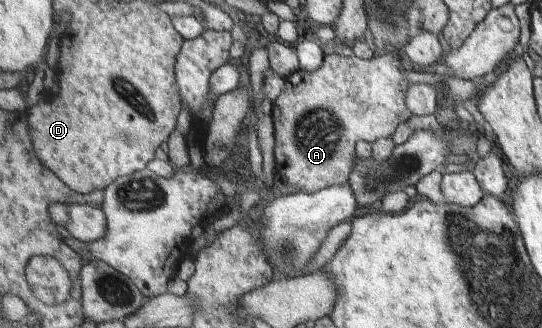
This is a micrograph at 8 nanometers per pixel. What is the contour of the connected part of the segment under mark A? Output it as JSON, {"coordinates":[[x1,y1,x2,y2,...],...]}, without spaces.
{"coordinates":[[395,52,375,54,370,59,335,53,326,55,323,66,313,72,298,69,288,75,283,94,271,108,276,173,285,178,288,185,301,189,303,193,316,193,328,186,347,185,357,142,365,140,372,144,376,140,393,137,399,125,407,123,414,115,407,102,413,84,403,72,403,62]]}

